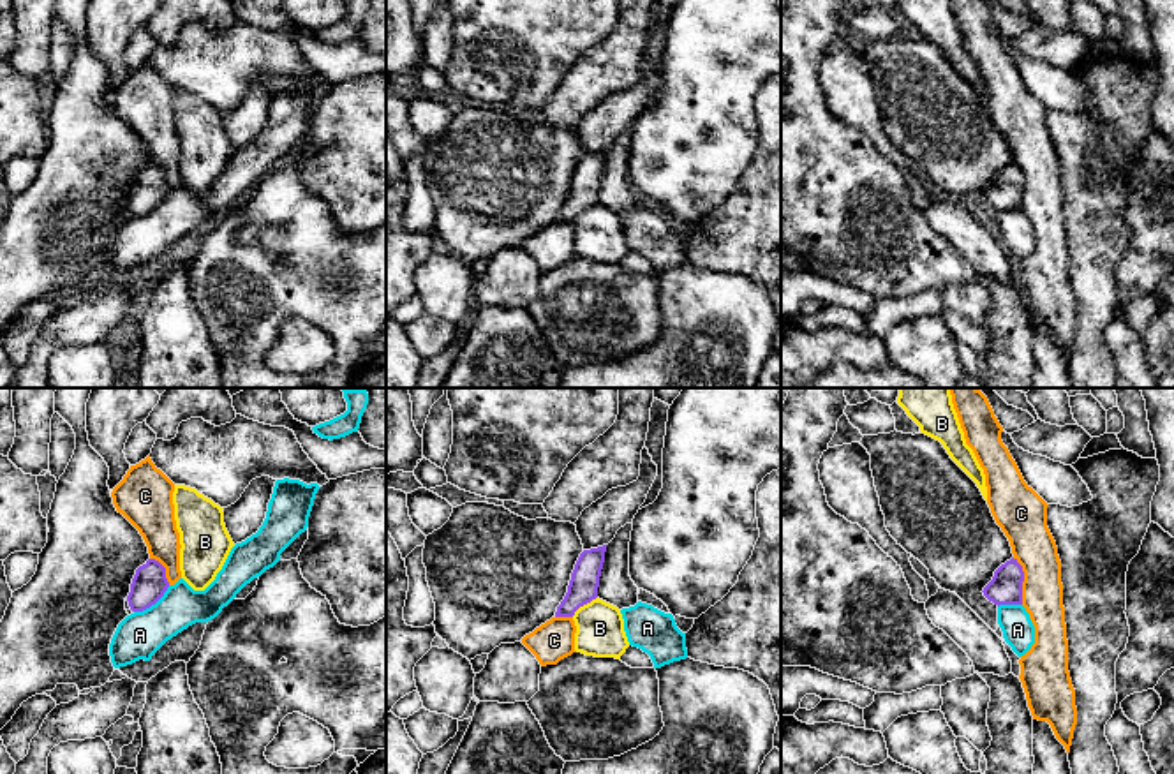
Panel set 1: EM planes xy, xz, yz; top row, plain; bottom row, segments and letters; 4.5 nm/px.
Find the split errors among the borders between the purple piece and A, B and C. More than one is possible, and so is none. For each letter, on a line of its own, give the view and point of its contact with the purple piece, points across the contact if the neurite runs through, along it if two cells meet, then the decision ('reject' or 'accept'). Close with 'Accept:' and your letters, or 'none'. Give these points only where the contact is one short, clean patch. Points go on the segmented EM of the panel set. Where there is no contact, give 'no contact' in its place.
A: meets purple in xy at (152, 603); border along xy (170, 586), (154, 603), (134, 612); reject
B: meets purple in xz at (584, 603); border along xz (596, 596), (572, 616); reject
C: meets purple in yz at (1023, 580); border along yz (1012, 558), (1023, 572), (1023, 603); reject
Accept: none

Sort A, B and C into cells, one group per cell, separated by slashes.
A / B / C

